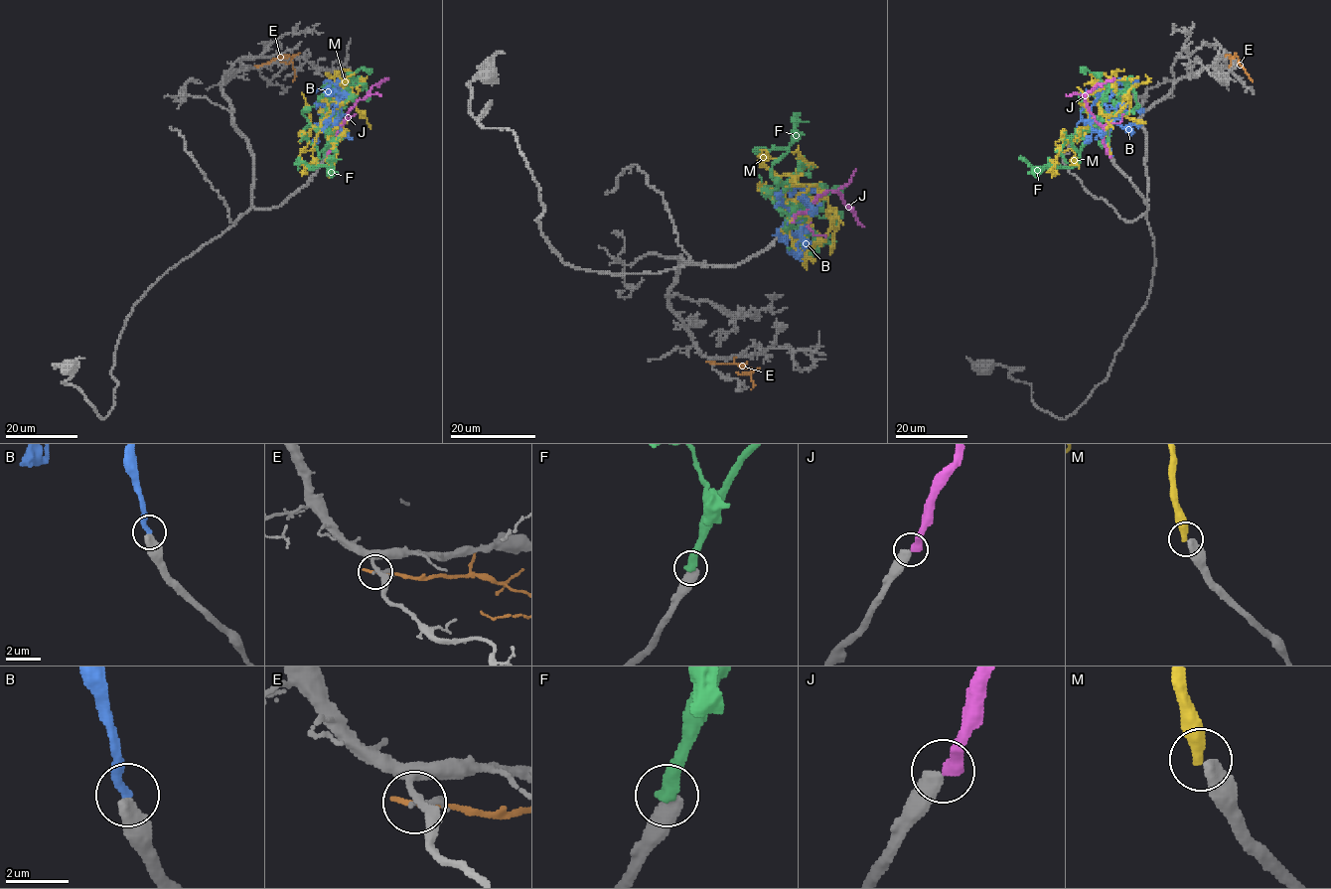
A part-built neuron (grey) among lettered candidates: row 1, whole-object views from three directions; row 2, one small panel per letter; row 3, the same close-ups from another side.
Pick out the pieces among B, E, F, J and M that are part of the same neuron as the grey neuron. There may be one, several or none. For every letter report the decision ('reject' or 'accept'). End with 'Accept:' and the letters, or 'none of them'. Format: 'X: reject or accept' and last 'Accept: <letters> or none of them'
B: reject
E: reject
F: reject
J: reject
M: reject
Accept: none of them

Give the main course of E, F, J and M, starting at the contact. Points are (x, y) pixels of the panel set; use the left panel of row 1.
E: (257, 66), (292, 56), (293, 80)
F: (324, 157), (339, 128), (336, 120), (304, 130), (318, 154), (310, 167), (328, 169), (342, 160)
J: (326, 157), (347, 112), (373, 85), (387, 78)
M: (325, 157), (330, 137), (342, 124), (326, 113), (356, 97), (356, 88), (365, 80), (360, 76)

